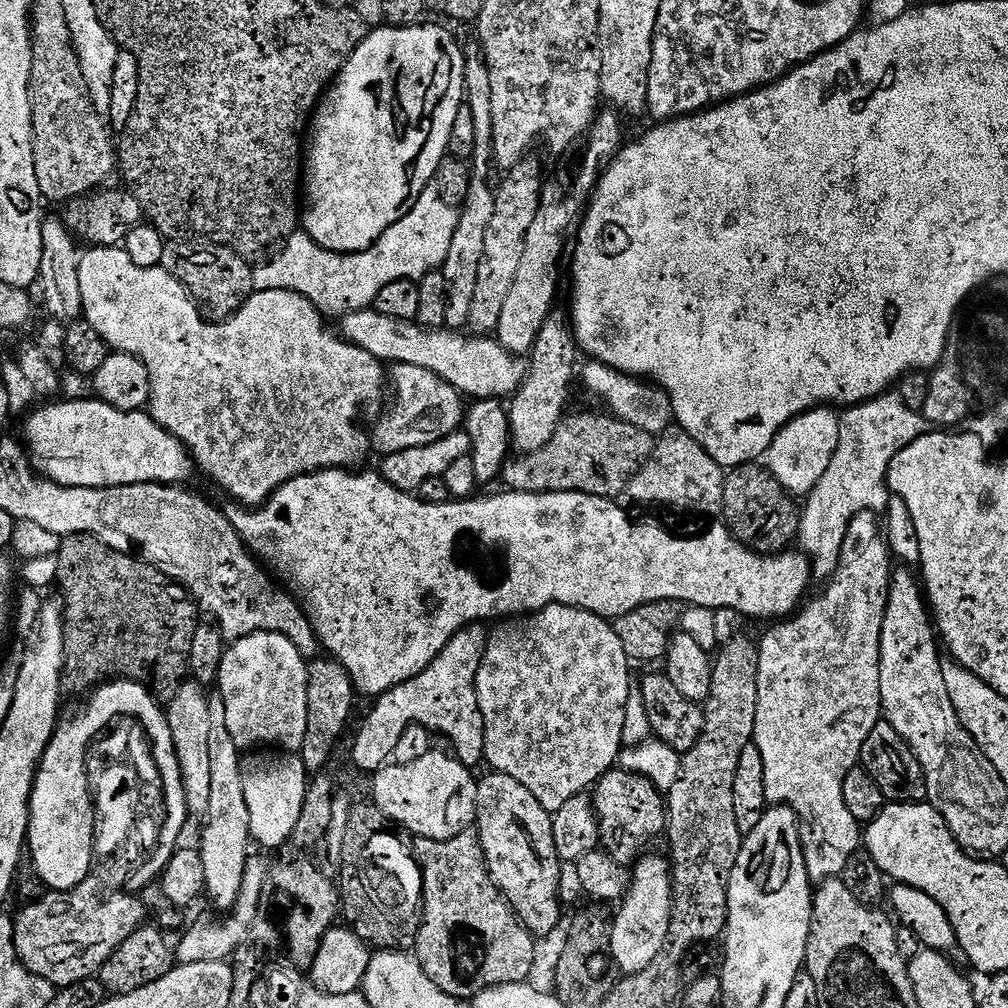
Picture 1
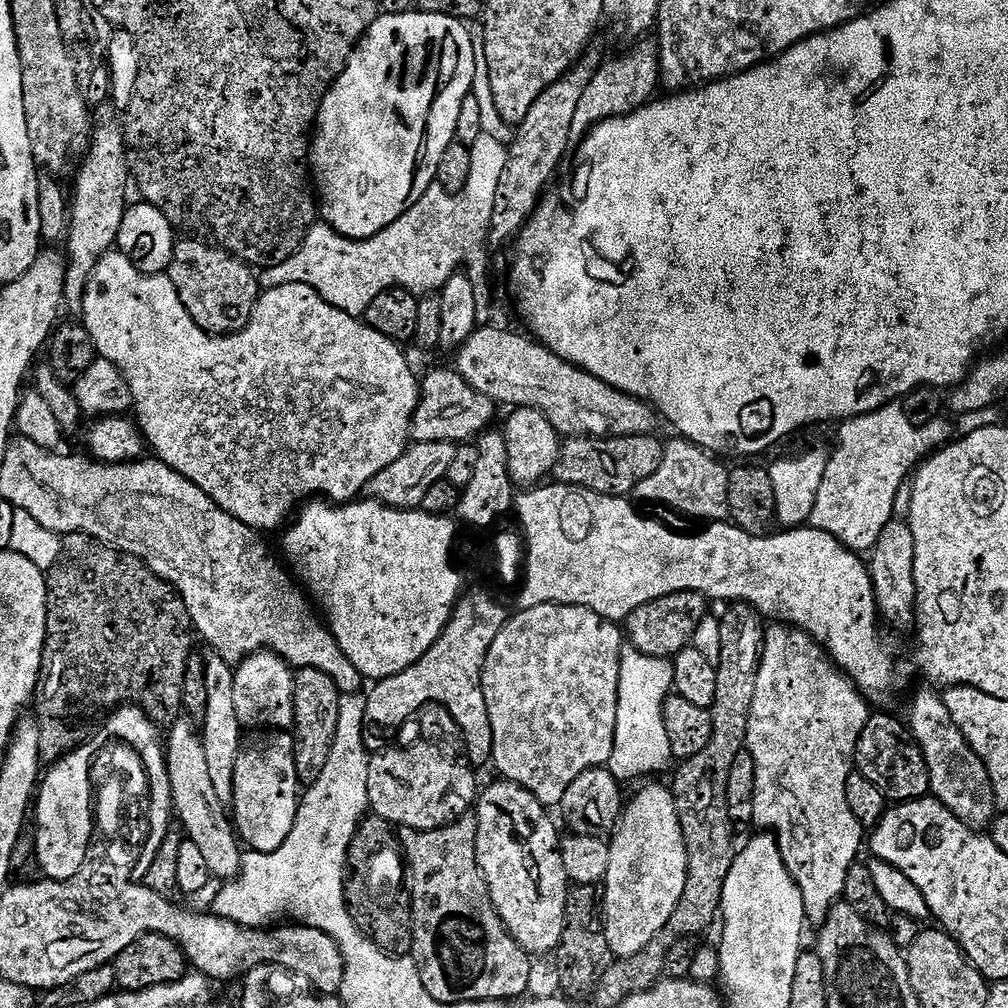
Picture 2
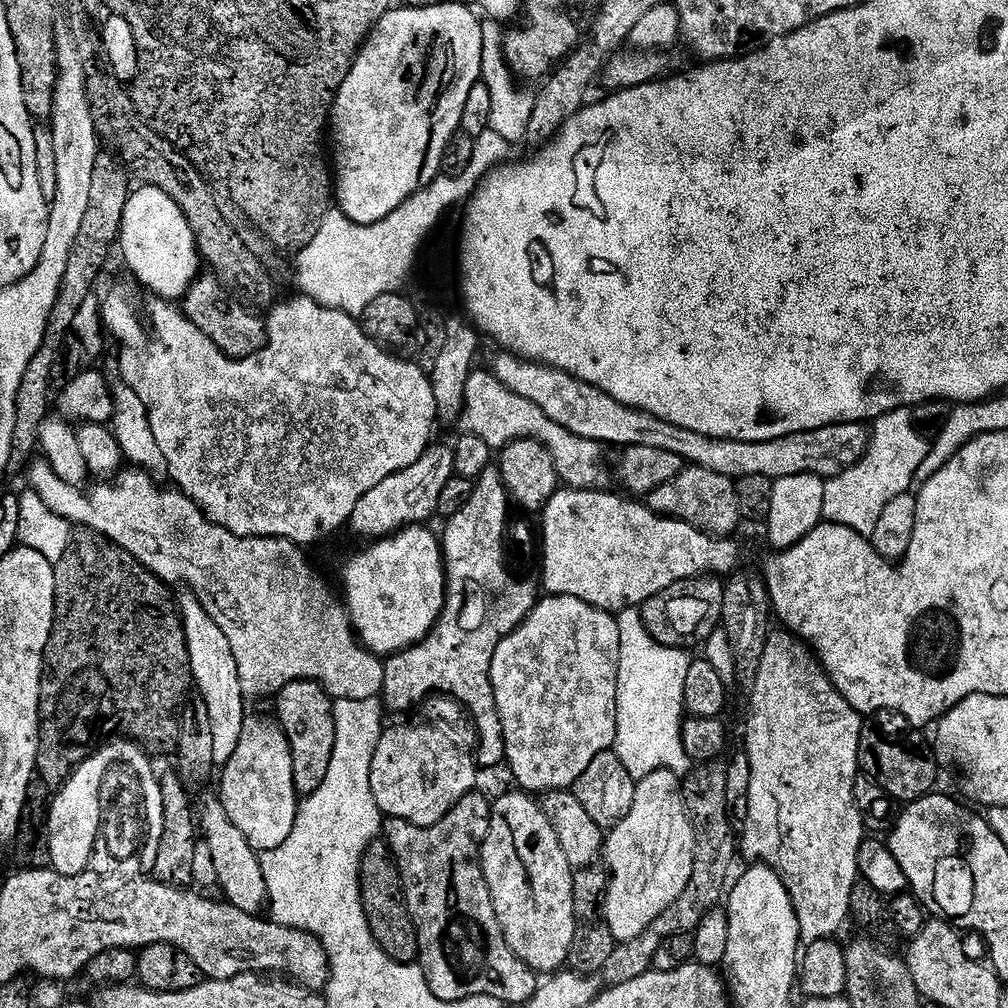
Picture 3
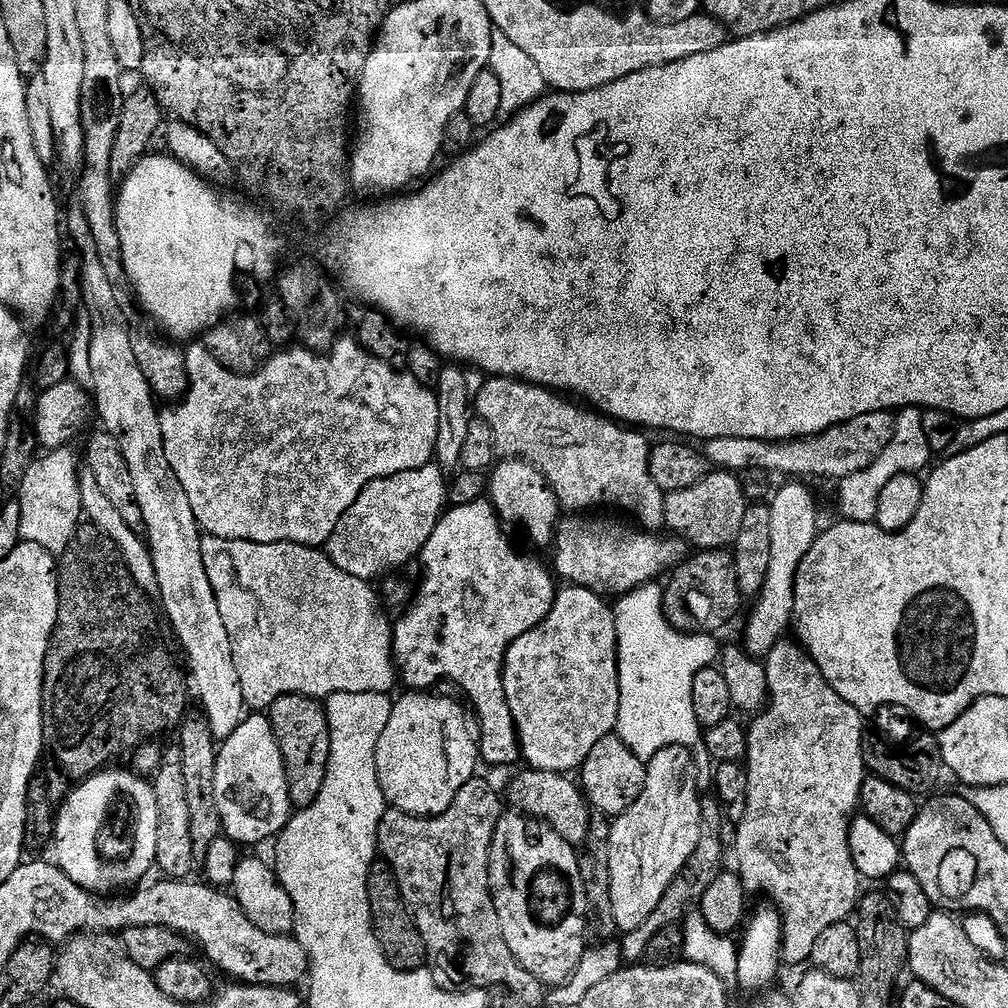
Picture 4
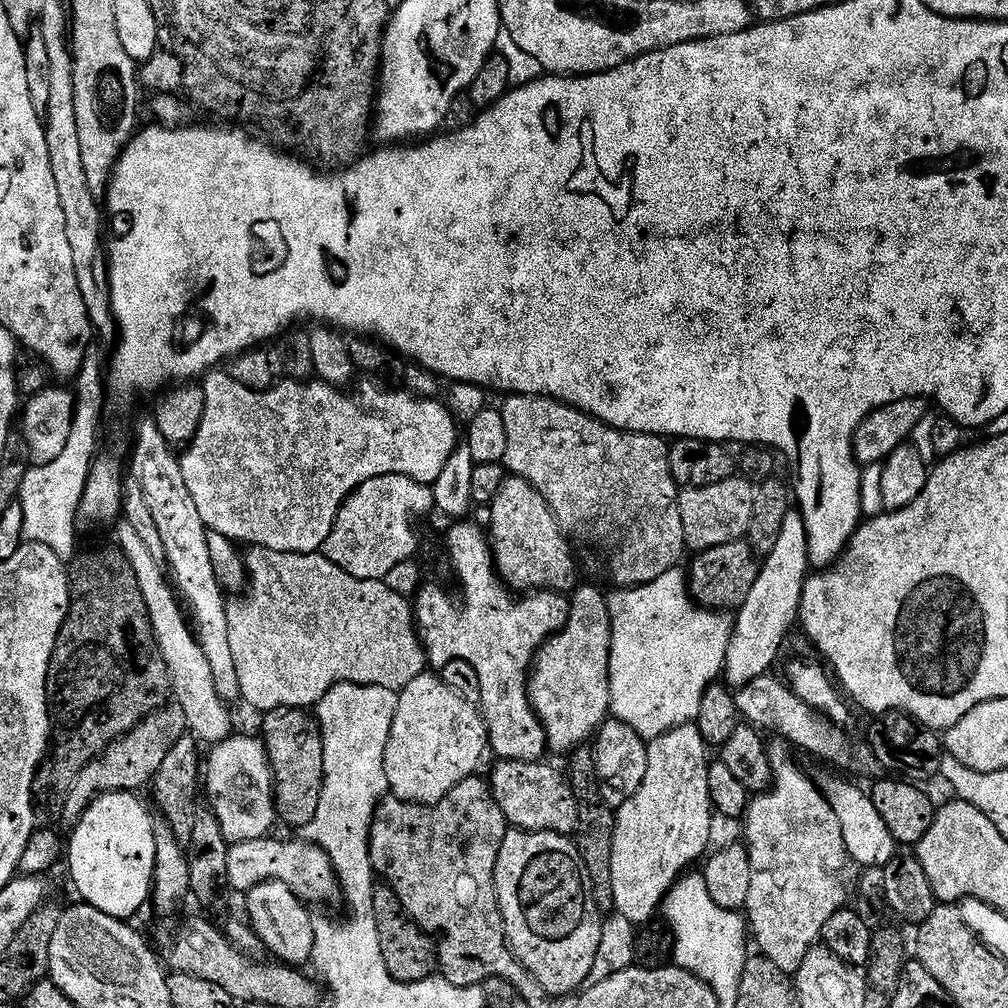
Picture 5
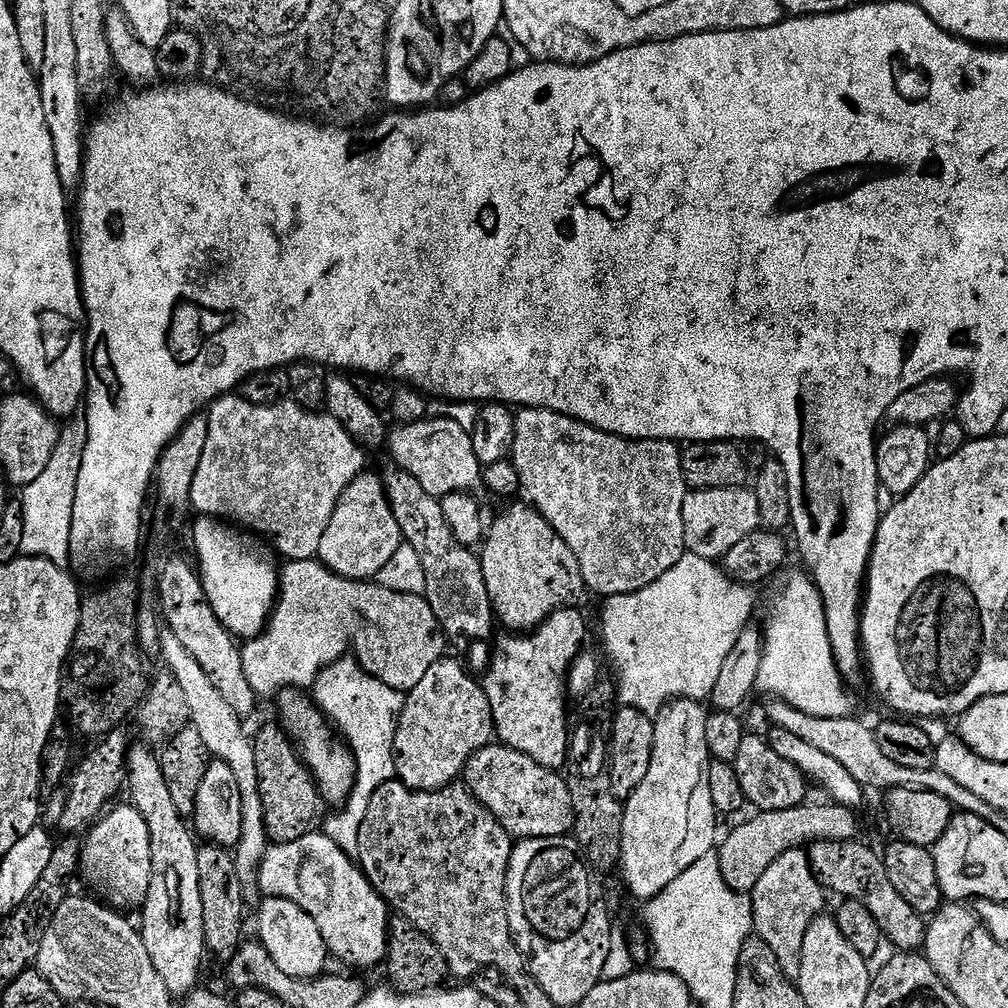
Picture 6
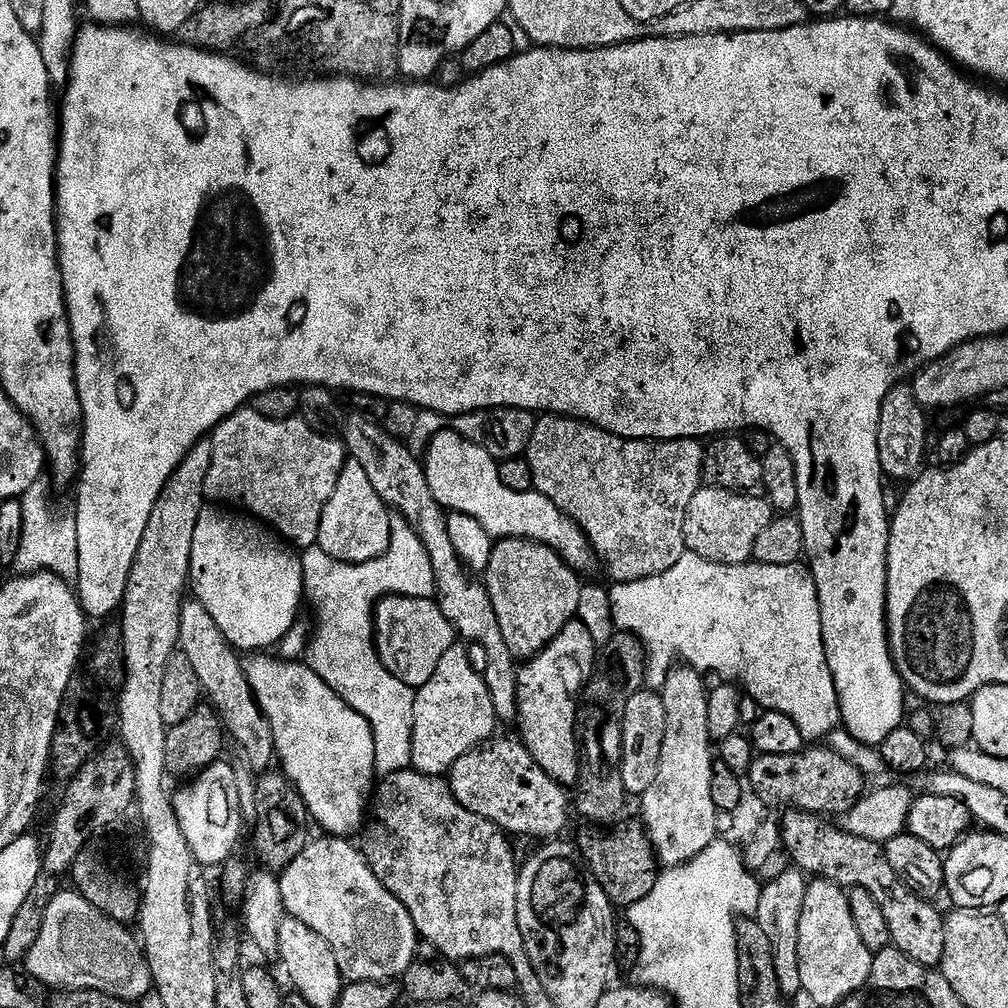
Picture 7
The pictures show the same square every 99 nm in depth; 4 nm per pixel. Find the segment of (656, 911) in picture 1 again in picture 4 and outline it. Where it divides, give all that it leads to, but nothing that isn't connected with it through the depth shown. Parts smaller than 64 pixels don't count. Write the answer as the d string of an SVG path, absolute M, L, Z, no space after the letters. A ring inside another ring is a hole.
M670 746L666 750L658 750L654 758L647 761L646 782L639 798L621 816L611 821L612 833L606 845L608 854L608 877L610 878L610 902L614 906L614 922L621 933L633 932L654 914L654 906L662 902L662 894L674 882L674 878L688 865L690 854L698 846L698 838L702 835L700 806L702 795L696 789L694 761L687 748Z

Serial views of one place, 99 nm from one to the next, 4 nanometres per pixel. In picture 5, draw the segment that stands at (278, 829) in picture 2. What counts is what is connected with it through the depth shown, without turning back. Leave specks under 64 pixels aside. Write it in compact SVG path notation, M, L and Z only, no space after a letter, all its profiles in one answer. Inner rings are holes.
M232 734L227 740L220 743L211 745L210 751L206 756L206 790L208 786L208 800L207 803L210 805L210 809L217 816L218 825L222 828L222 834L225 836L229 845L241 844L242 842L250 842L251 840L263 840L269 835L268 832L275 824L278 824L278 817L276 815L276 793L274 791L274 785L272 783L272 771L268 765L268 755L264 750L263 739L257 738L255 735L252 736L238 736L238 734Z

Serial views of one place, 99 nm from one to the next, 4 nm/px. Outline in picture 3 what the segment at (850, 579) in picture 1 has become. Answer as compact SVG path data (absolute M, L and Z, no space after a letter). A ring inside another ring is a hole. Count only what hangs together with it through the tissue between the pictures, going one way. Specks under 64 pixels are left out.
M769 631L760 669L756 671L756 679L751 681L750 684L752 705L748 708L748 733L744 736L745 745L743 744L750 758L750 806L748 807L748 817L744 823L742 835L738 840L738 848L743 859L745 856L748 862L767 864L769 868L780 875L792 899L794 914L798 918L801 941L805 945L809 945L819 940L833 939L837 935L836 931L844 923L849 923L850 920L851 892L860 876L858 854L866 839L866 825L856 805L856 778L861 775L858 742L866 724L865 721L860 721L863 720L861 713L856 712L854 706L850 706L850 702L846 702L846 698L842 698L842 694L837 692L836 687L832 684L832 679L824 673L824 668L817 660L816 653L795 632L779 631Z

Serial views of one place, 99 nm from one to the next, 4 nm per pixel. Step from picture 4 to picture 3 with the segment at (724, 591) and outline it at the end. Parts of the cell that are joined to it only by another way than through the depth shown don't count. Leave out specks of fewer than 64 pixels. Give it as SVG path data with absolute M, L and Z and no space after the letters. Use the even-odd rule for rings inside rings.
M701 574L684 579L667 587L654 598L641 605L641 616L647 632L660 645L671 648L692 649L708 640L714 629L719 627L722 601L725 598L723 579L714 574Z

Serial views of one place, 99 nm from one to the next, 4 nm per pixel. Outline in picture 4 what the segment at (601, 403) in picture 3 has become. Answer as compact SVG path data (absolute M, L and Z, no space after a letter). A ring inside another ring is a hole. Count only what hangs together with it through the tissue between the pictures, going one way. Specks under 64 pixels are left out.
M891 411L871 412L870 414L858 414L858 418L850 418L841 424L835 424L830 430L820 432L816 436L805 436L803 440L755 440L754 438L714 438L705 440L702 451L705 458L716 470L723 470L733 474L749 472L750 470L762 470L769 474L777 472L784 478L808 478L804 476L821 476L822 479L832 479L833 482L845 480L850 474L858 474L858 470L866 470L890 446L894 438L895 415Z

